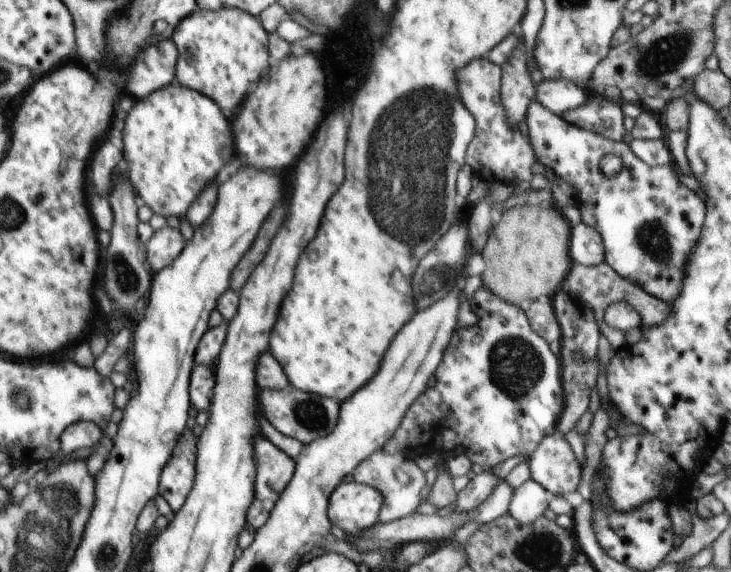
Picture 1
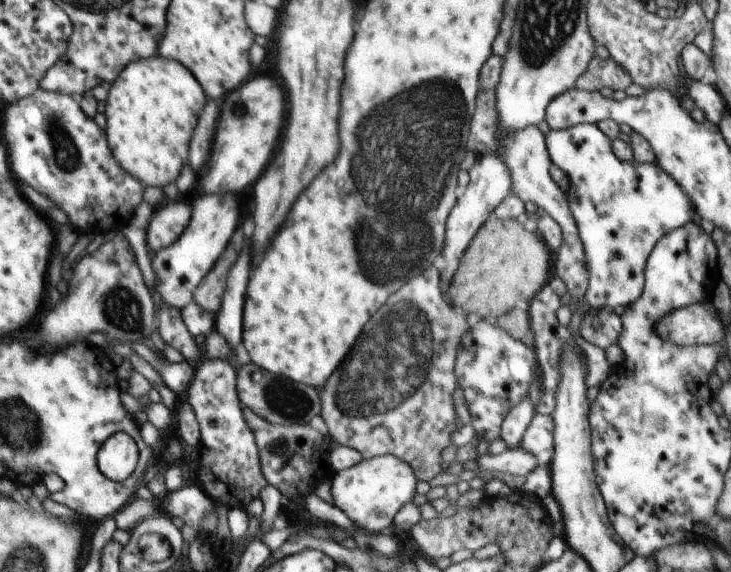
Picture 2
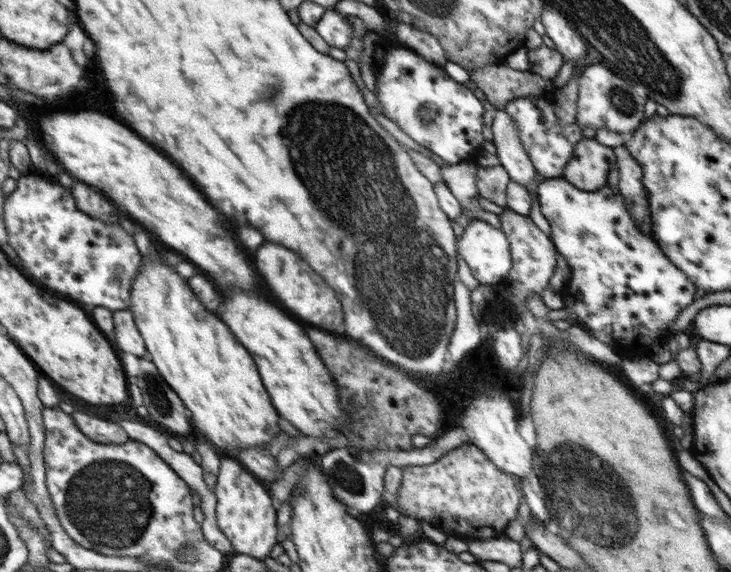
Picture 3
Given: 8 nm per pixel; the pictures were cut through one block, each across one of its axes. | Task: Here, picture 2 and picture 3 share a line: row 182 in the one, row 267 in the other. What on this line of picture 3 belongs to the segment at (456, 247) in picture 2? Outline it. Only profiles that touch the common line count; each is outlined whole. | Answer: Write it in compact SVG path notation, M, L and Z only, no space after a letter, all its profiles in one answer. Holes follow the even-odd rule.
M481 220L471 221L457 240L457 253L464 258L481 284L496 285L512 266L509 240L500 229Z

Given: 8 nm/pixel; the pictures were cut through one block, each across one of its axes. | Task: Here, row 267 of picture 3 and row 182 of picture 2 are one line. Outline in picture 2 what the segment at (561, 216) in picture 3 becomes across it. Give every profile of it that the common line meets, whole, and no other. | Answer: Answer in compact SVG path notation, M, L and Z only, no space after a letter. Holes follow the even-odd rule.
M580 123L567 129L550 130L545 143L551 162L565 172L569 180L565 195L586 254L588 290L584 300L596 310L611 312L616 306L628 307L644 292L646 256L658 238L692 222L696 210L690 196L657 163L620 160L612 150L611 140L595 124Z

